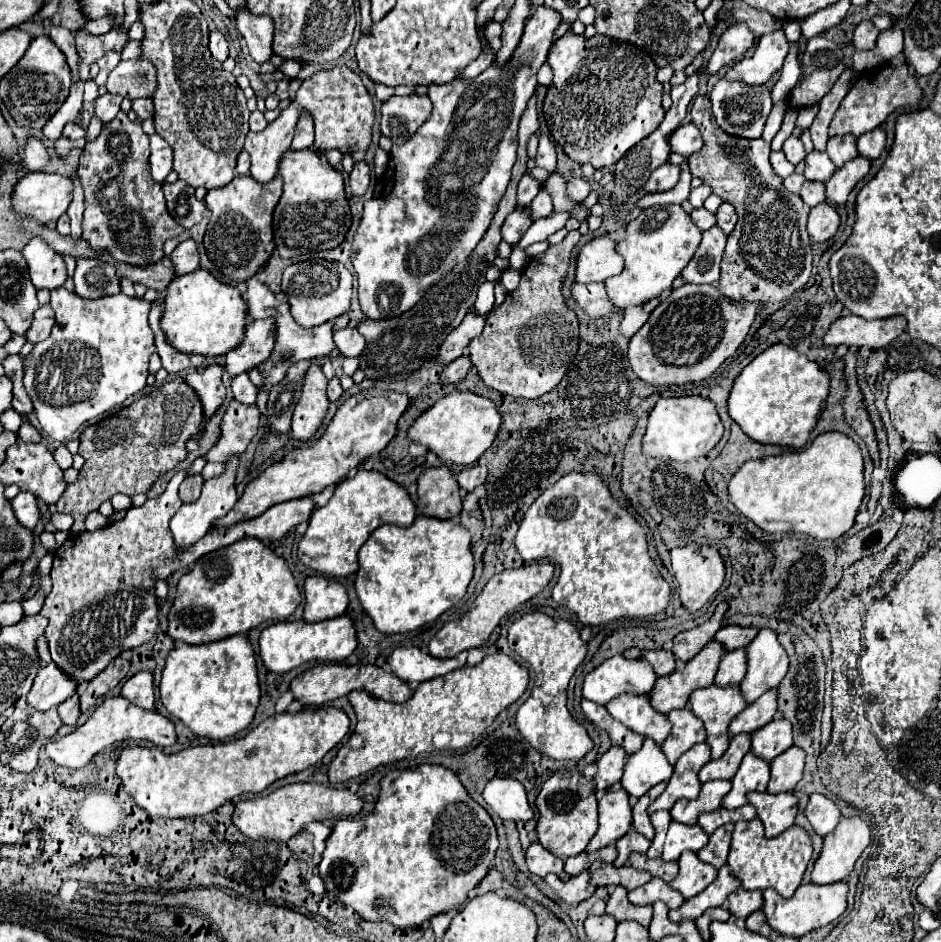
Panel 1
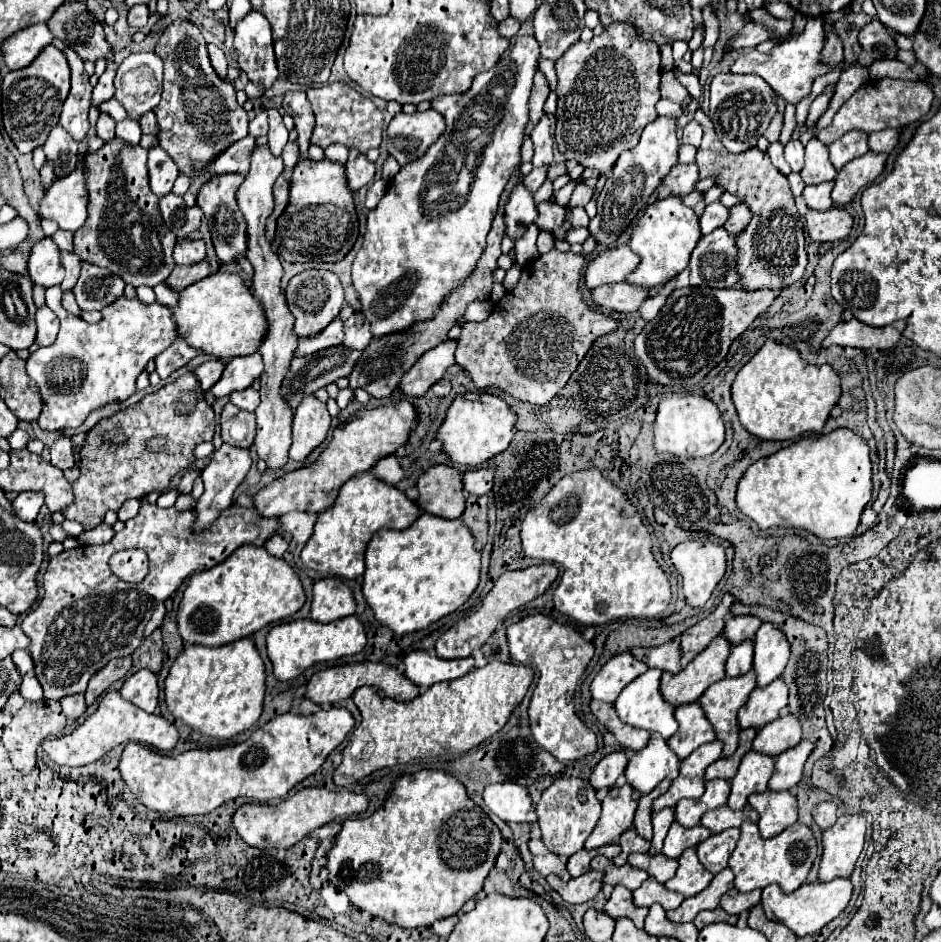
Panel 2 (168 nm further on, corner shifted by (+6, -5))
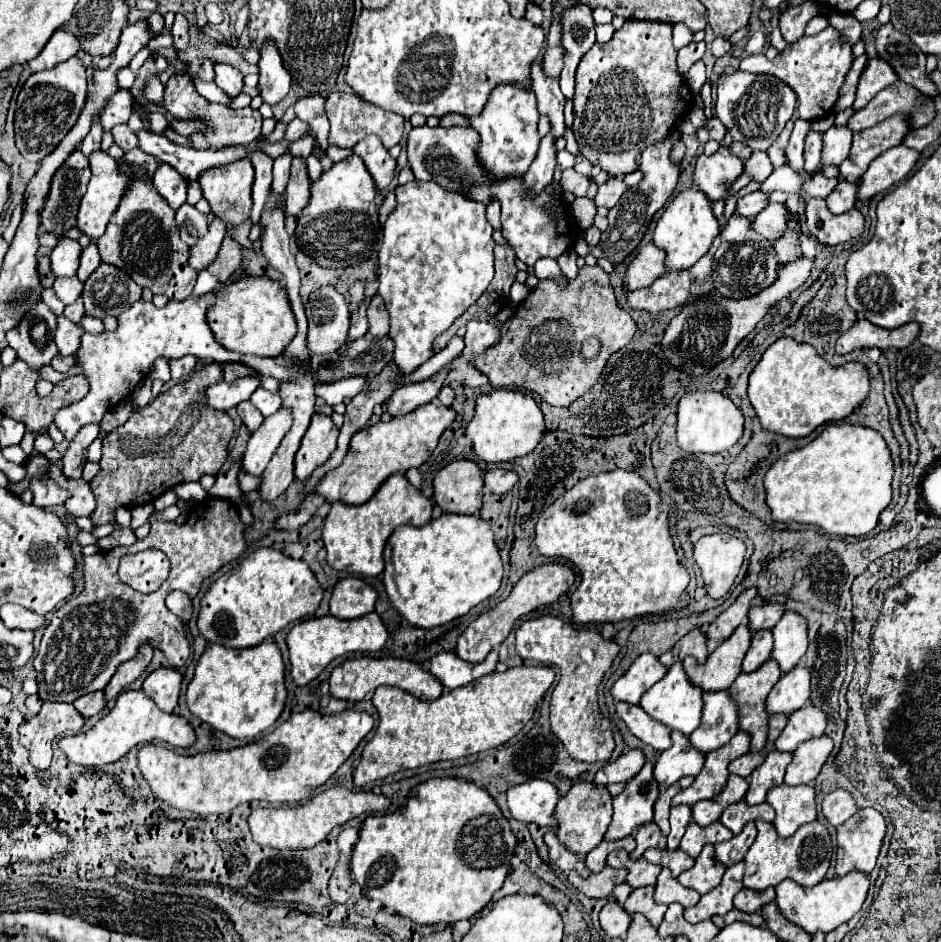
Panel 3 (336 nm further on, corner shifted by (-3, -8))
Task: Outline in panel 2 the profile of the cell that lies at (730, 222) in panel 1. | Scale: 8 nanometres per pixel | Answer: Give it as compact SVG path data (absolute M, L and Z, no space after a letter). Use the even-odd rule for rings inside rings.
M740 204L740 206L734 206L732 208L732 214L730 218L726 220L724 228L730 232L730 234L740 234L744 228L746 228L746 222L750 222L752 214L750 214L750 208L746 204Z

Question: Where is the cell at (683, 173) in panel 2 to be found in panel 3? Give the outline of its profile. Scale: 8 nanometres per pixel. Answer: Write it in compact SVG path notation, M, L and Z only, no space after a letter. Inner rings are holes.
M721 147L715 155L699 155L693 169L693 187L703 191L711 201L723 199L729 185L743 173L739 159L731 155L727 147Z

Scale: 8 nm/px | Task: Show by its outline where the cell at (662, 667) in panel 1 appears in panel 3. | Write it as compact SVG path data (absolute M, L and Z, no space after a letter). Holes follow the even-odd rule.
M693 629L683 639L679 639L673 649L669 649L667 653L663 653L659 657L659 663L665 665L665 667L671 667L675 661L681 661L685 657L695 657L699 663L703 663L707 659L705 643L707 643L705 635L699 633L699 629Z

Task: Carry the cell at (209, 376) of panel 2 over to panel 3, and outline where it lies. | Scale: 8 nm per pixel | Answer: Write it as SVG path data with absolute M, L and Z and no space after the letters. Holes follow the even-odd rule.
M225 363L223 365L223 379L225 381L233 381L233 379L243 377L247 373L253 373L253 369L247 367L245 363Z

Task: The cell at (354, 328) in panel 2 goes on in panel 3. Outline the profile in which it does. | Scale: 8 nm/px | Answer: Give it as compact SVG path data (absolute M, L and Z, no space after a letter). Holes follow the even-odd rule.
M375 295L367 307L367 319L369 319L369 329L367 337L371 339L381 339L389 333L389 321L387 321L387 311L383 309L383 299Z

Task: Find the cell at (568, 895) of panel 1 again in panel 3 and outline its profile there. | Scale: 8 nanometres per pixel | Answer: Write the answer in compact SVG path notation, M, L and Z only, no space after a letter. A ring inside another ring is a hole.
M605 867L601 873L597 875L589 875L587 879L581 879L579 875L575 875L573 871L569 873L569 883L581 891L583 895L591 897L591 899L605 899L611 895L615 883L623 883L627 875L627 869L613 869L613 867Z

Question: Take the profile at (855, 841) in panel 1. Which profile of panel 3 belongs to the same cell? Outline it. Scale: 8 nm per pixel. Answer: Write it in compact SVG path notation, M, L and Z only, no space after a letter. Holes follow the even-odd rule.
M859 809L851 819L837 827L837 865L839 877L861 871L871 873L875 867L887 825L879 811Z

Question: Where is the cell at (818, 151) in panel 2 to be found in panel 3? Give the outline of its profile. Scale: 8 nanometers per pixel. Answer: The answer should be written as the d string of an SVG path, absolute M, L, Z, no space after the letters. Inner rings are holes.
M831 127L823 133L823 151L821 151L821 169L827 165L839 167L851 149L853 133L843 127Z

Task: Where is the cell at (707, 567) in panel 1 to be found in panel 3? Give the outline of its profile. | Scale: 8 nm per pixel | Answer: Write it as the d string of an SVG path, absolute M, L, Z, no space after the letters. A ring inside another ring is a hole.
M705 535L695 543L693 559L701 569L701 577L711 599L721 599L733 585L745 557L745 543L733 535Z

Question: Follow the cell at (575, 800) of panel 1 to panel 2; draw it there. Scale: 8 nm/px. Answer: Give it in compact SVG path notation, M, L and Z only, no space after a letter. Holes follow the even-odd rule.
M558 778L558 782L554 782L554 786L550 786L542 794L540 802L536 804L536 814L542 830L542 842L546 844L546 848L562 858L570 858L584 848L586 838L594 830L600 818L600 800L596 798L596 790L590 786L588 780Z

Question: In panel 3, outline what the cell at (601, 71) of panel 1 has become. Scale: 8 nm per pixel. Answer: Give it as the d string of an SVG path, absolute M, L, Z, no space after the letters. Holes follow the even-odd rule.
M627 19L625 25L611 37L611 41L607 41L605 45L599 45L595 43L581 59L579 67L577 67L577 73L575 73L575 97L573 97L573 115L575 115L575 121L573 121L573 131L575 131L575 139L579 143L579 151L585 159L589 159L593 165L599 165L603 171L607 171L609 175L617 177L617 175L627 175L627 173L633 173L637 171L639 167L639 157L643 153L643 149L647 147L647 135L649 135L649 145L663 139L673 127L675 127L675 119L677 115L683 115L689 107L691 107L691 91L689 87L685 85L685 79L677 73L677 65L675 65L675 57L677 57L677 51L671 43L671 25L667 23L657 23L657 21L637 21L637 19Z

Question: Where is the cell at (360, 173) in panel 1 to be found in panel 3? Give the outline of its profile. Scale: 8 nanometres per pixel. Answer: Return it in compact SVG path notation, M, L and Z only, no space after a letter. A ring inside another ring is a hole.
M365 137L353 147L353 153L365 161L365 167L371 173L377 189L385 189L391 183L395 175L395 159L389 157L387 149L379 143L379 137Z

